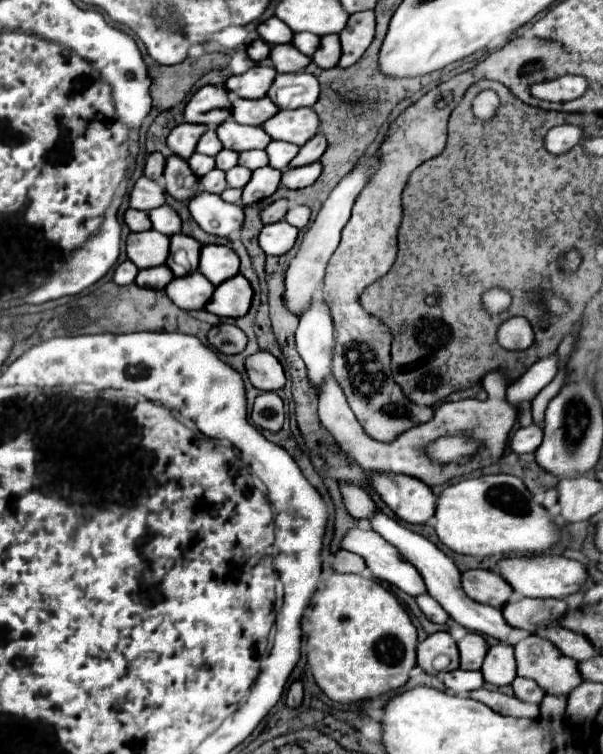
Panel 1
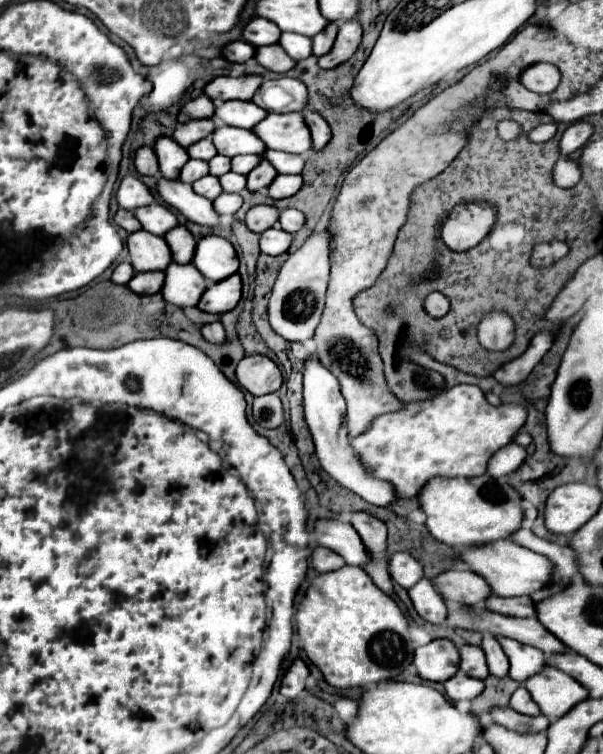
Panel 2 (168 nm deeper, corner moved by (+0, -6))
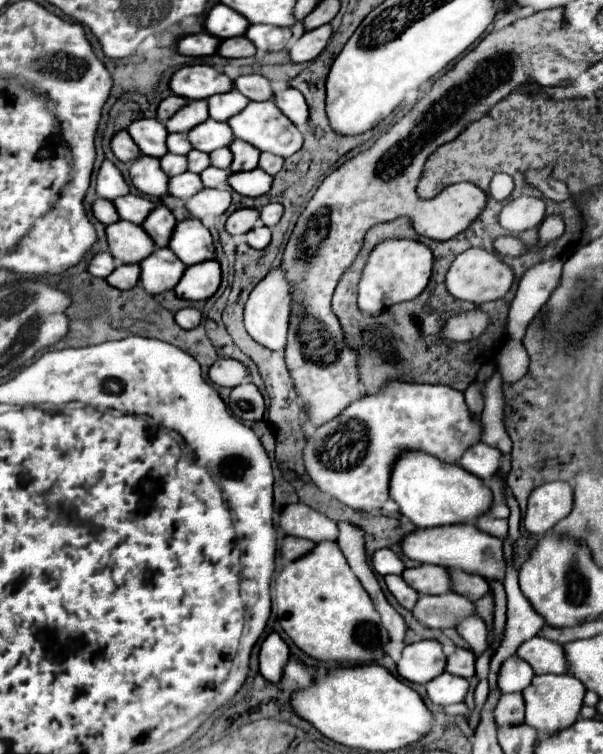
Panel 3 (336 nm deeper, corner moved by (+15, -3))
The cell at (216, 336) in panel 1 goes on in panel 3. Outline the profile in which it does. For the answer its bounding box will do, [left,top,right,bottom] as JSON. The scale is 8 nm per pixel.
[174,308,202,330]

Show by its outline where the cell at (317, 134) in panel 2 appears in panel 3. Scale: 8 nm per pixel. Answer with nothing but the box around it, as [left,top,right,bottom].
[274,88,308,126]

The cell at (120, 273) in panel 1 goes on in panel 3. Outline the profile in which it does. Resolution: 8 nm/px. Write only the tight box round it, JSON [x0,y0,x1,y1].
[88,252,116,278]

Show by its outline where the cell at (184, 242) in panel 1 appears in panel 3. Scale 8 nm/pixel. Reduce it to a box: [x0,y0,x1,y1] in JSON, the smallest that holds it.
[142,204,176,248]

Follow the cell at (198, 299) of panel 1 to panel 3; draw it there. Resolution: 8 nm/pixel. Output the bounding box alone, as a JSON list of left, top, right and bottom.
[140,248,184,296]

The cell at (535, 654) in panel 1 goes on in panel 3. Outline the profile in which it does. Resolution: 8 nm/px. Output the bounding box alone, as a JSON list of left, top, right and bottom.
[522,674,586,732]

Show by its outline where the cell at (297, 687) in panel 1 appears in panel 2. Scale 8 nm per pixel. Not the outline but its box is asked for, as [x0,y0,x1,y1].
[281,659,309,699]

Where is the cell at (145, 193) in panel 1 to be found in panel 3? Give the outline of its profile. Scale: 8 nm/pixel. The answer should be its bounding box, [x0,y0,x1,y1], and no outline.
[96,160,130,200]

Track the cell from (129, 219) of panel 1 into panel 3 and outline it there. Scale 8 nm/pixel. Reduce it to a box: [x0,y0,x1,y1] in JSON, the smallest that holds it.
[92,198,120,226]

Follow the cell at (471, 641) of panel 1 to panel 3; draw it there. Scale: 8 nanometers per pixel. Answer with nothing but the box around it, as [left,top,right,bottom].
[446,648,476,680]

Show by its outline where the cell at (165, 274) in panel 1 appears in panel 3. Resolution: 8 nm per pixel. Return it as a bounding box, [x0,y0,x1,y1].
[106,264,140,290]

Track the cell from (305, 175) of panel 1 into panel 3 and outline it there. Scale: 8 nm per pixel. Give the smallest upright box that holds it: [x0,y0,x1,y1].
[230,168,274,196]

